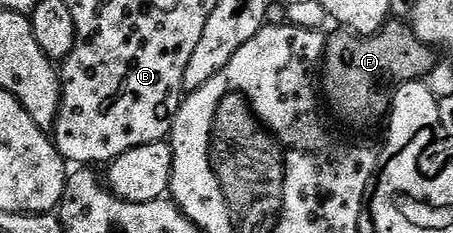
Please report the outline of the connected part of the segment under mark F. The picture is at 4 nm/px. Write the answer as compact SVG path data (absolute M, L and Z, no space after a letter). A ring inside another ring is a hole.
M390 20L387 21L385 26L381 26L380 29L375 32L375 34L368 34L368 35L360 35L355 34L345 28L338 28L335 29L335 34L332 33L326 39L326 56L324 59L324 69L321 71L320 74L320 86L321 89L324 91L324 98L330 101L330 106L334 109L334 114L336 117L339 118L342 122L347 122L350 126L355 126L358 130L370 130L373 128L374 125L377 124L378 121L385 119L387 115L390 113L390 107L392 105L392 92L397 90L399 86L405 84L405 82L421 82L434 69L433 65L426 64L424 62L420 62L420 52L424 52L429 50L430 46L427 42L422 42L416 36L416 32L414 31L413 25L407 24L405 21L402 20Z

